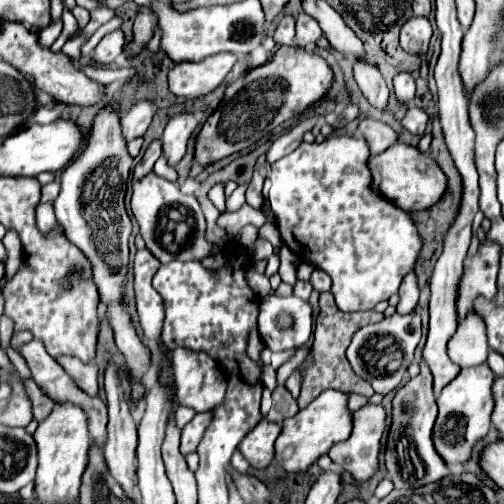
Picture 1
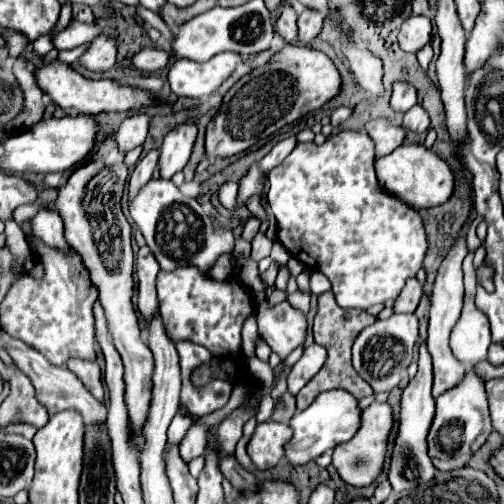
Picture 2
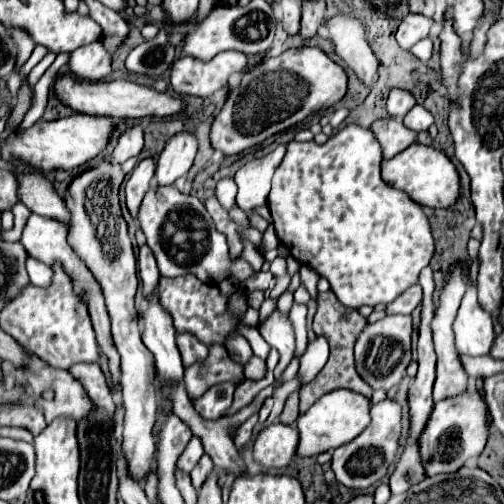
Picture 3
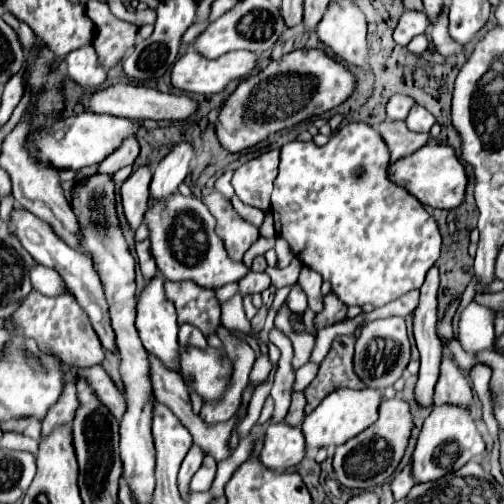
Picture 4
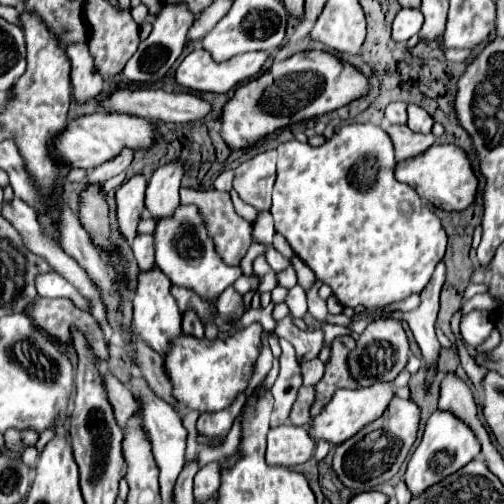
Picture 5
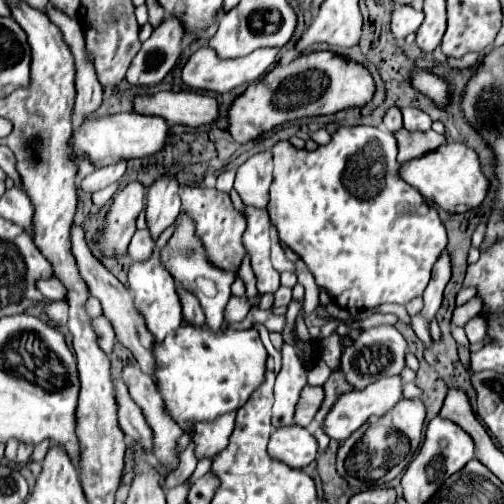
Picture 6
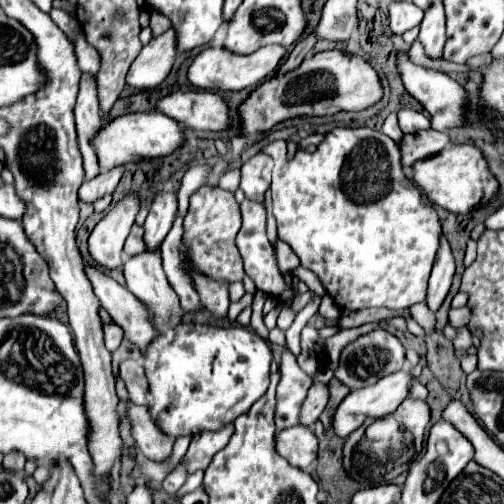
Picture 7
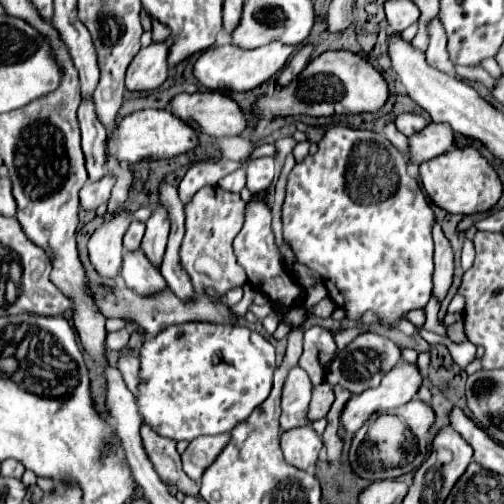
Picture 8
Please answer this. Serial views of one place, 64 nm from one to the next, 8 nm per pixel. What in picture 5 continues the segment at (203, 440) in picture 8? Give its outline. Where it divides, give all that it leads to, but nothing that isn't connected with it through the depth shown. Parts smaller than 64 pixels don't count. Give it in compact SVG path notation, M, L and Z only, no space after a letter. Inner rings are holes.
M240 392L228 408L224 408L220 412L202 412L202 416L198 418L198 432L224 440L234 418L238 416L238 412L244 404L246 404L246 396Z

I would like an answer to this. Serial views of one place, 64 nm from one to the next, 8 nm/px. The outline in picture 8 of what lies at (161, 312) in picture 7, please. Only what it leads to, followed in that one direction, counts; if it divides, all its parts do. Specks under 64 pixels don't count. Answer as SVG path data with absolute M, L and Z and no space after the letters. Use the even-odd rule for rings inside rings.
M142 250L126 252L120 276L124 278L126 286L140 296L152 296L168 286L160 270L152 266L152 262L144 256Z

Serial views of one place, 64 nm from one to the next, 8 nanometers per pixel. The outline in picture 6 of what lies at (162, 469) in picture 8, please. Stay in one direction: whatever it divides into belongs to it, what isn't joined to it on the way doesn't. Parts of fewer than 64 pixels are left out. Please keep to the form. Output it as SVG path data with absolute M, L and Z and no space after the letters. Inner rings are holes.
M114 380L116 404L118 404L118 424L126 436L130 436L136 444L140 444L148 454L152 452L152 432L140 412L138 404L130 398L128 388L122 380Z

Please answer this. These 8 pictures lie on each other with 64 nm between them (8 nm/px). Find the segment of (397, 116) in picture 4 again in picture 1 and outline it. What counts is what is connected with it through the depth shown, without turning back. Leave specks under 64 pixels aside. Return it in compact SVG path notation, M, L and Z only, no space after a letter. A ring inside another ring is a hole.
M400 72L394 76L394 90L400 102L412 102L414 100L414 92L416 92L416 84L412 74L408 72Z

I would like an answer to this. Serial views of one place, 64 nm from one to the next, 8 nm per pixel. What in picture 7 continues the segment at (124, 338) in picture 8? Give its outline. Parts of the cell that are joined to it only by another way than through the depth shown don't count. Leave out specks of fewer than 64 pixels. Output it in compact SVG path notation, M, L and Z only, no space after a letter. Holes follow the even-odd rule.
M110 322L110 324L102 324L102 332L104 332L104 344L106 344L106 348L110 350L110 352L114 352L118 346L120 346L120 342L122 342L122 332L120 332L120 326L118 324L114 324L114 322Z

